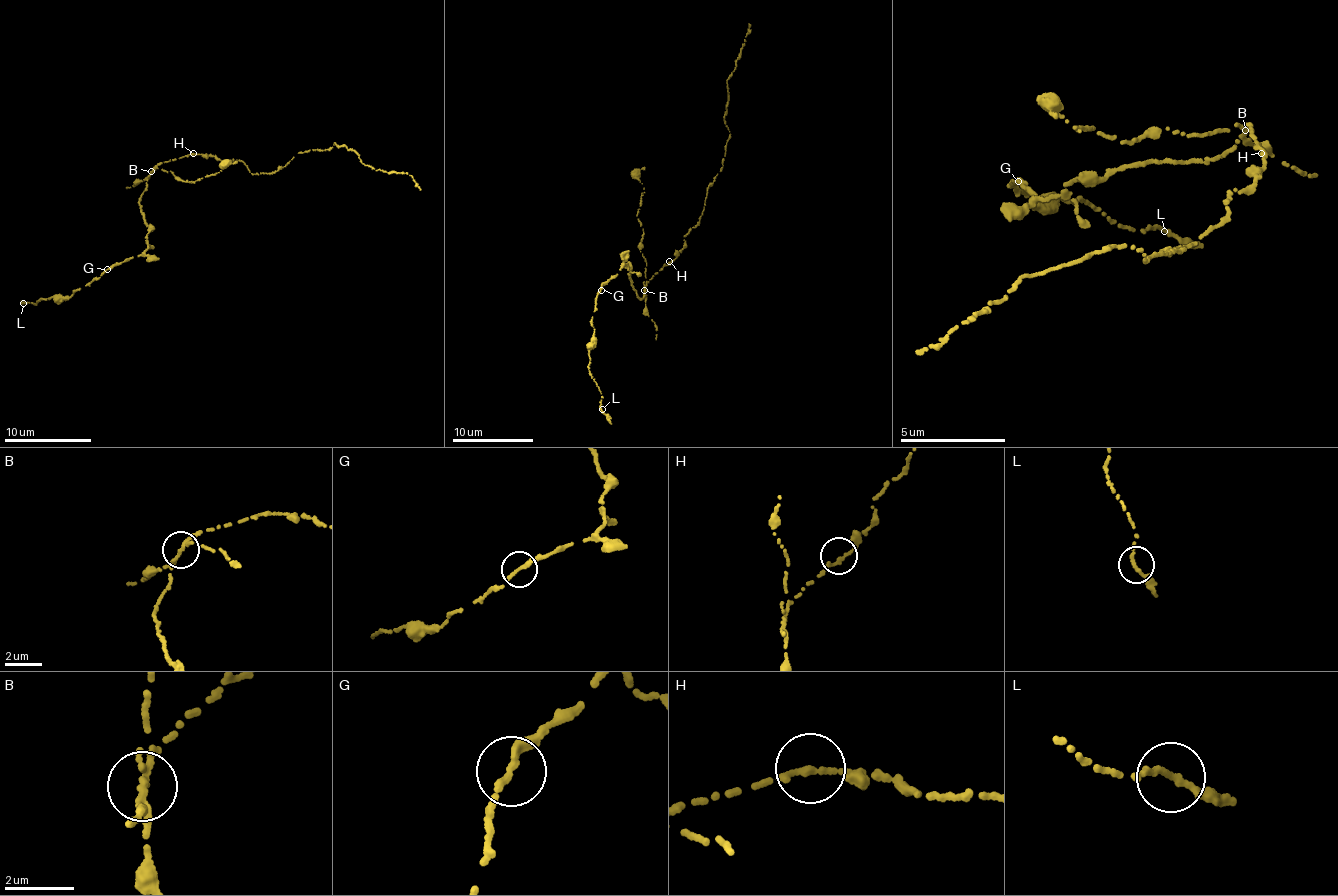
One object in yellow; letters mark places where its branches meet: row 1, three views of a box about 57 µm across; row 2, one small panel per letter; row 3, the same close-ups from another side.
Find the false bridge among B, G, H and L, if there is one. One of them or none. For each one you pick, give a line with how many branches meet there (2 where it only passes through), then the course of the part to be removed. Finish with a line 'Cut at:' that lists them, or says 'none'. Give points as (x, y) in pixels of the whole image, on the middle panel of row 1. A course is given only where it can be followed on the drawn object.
B: 2 | (645, 291), (647, 265), (640, 251), (643, 233), (636, 216), (644, 188), (638, 177), (643, 168)
Cut at: B

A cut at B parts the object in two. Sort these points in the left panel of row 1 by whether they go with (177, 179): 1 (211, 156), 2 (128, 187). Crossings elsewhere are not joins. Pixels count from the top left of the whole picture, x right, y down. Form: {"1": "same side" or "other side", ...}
{"1": "other side", "2": "same side"}

